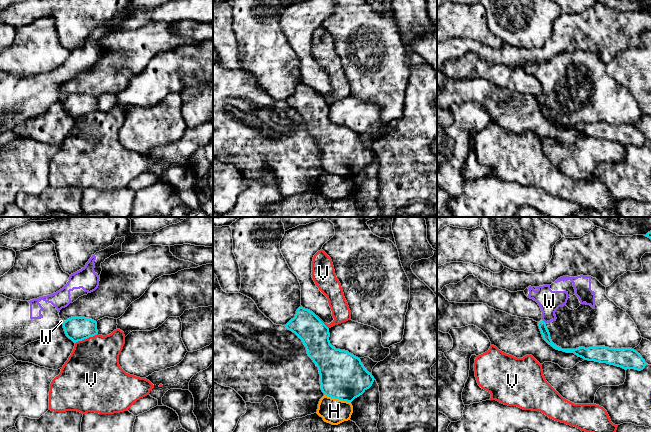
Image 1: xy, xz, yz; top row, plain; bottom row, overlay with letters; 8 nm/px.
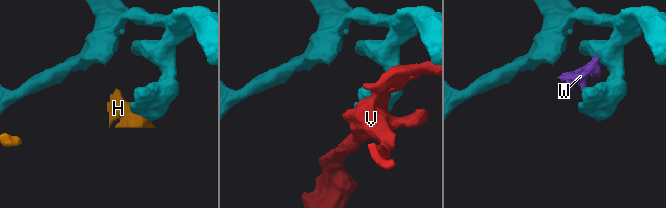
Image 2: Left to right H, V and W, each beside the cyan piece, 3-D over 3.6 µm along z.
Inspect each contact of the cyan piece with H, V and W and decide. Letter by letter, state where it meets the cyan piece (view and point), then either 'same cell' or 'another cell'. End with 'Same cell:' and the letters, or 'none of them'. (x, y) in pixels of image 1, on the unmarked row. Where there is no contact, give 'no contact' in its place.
H: xz (337, 174) | another cell
V: xy (86, 114) | another cell
W: yz (543, 97) | another cell
Same cell: none of them

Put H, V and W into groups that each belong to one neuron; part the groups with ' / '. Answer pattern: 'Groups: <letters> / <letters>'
Groups: H / V / W

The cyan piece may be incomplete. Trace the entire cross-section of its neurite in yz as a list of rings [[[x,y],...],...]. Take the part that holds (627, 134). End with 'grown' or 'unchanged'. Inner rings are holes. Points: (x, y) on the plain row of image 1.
[[[543,96],[538,98],[538,102],[543,115],[556,126],[574,129],[584,136],[607,139],[621,143],[625,146],[635,145],[641,147],[647,141],[642,132],[632,124],[615,125],[605,122],[593,122],[589,124],[579,123],[576,125],[562,125],[552,118],[546,99]]] | unchanged

